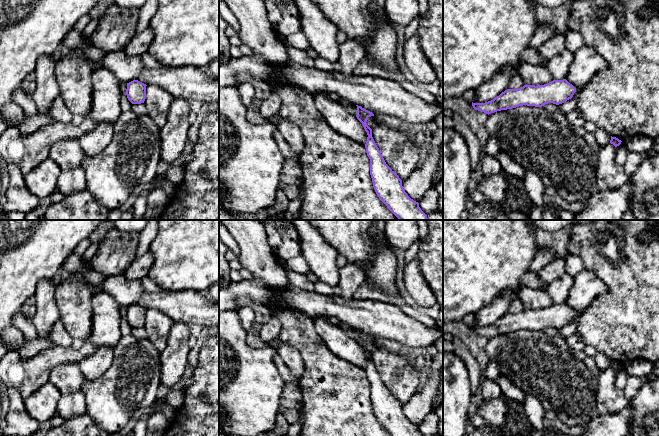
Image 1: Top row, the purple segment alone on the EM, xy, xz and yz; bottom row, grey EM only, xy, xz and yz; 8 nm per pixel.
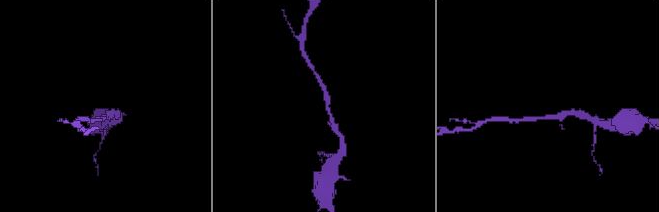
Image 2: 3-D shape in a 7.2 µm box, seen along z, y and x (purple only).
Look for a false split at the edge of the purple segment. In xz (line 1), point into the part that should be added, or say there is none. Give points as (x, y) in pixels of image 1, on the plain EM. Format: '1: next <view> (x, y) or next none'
1: next none

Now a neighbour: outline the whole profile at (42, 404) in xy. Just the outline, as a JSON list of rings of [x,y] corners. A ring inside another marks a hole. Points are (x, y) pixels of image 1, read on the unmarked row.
[[[48,381],[24,399],[24,405],[31,417],[43,423],[57,414],[57,404],[61,396],[60,390]]]

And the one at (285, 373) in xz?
[[[278,353],[274,356],[274,363],[277,367],[280,376],[285,382],[298,383],[299,378],[291,373],[291,371],[289,370],[289,368],[287,367],[287,365],[285,364],[285,362]]]

